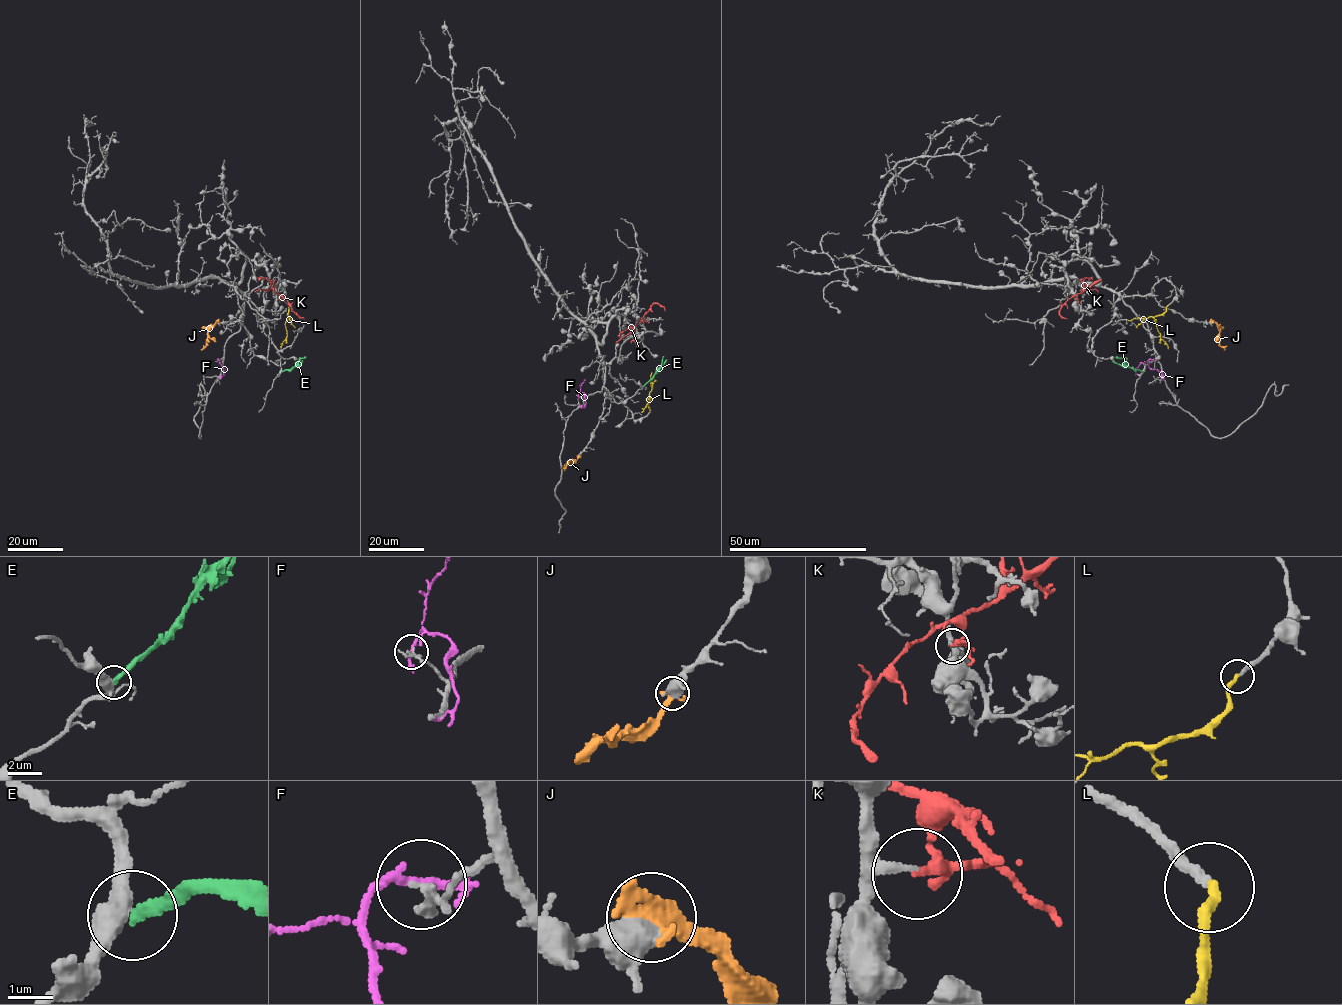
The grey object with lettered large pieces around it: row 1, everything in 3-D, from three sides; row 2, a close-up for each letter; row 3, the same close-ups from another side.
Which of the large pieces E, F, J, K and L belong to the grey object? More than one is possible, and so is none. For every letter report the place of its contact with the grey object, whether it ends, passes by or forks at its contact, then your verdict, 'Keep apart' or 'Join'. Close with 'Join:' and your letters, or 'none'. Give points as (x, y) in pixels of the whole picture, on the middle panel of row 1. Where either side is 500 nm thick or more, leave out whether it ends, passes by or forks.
E: Touches grey at (643, 386). It ends there. Keep apart
F: Touches grey at (578, 395). It ends there. Keep apart
J: Touches grey at (579, 456). Keep apart
K: Touches grey at (640, 319). It forks there. Keep apart
L: Touches grey at (650, 411). It ends there. Join
Join: L

